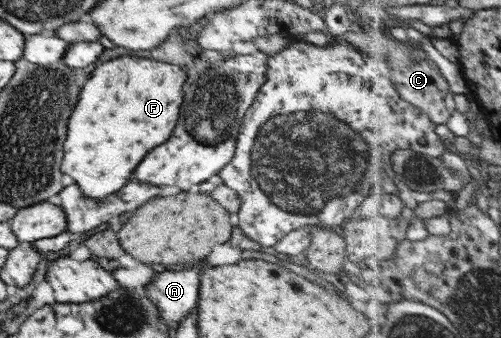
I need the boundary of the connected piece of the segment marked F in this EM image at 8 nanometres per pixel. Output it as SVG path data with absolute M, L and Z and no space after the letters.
M119 56L96 66L85 81L79 99L67 119L67 139L63 143L61 173L69 175L83 197L101 199L119 191L131 177L137 163L149 149L169 139L181 105L181 85L185 73L177 65L136 56Z

